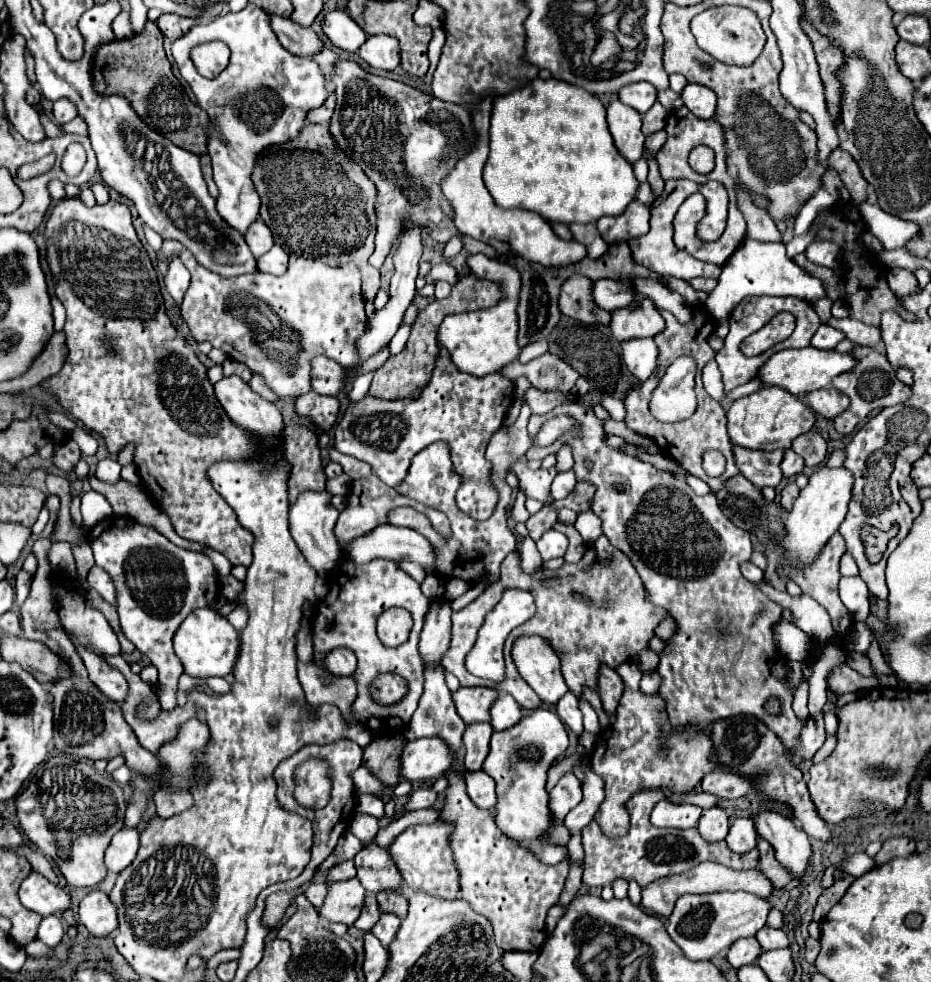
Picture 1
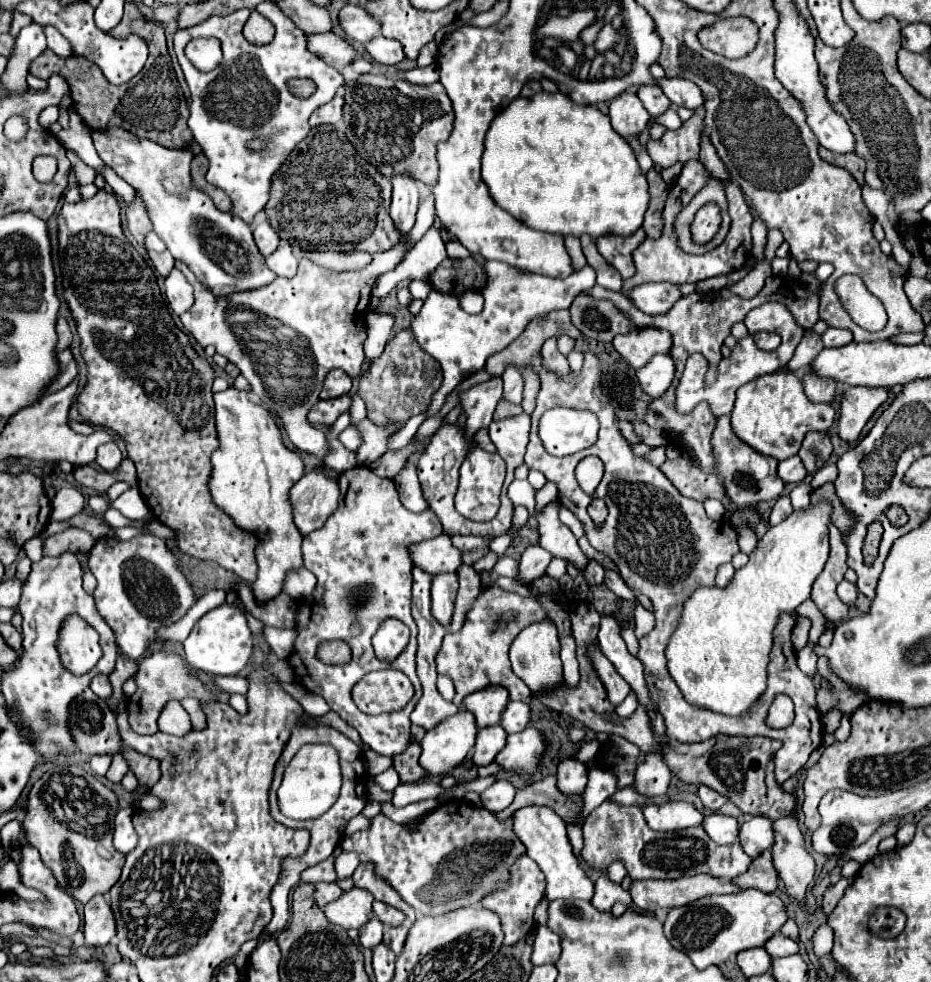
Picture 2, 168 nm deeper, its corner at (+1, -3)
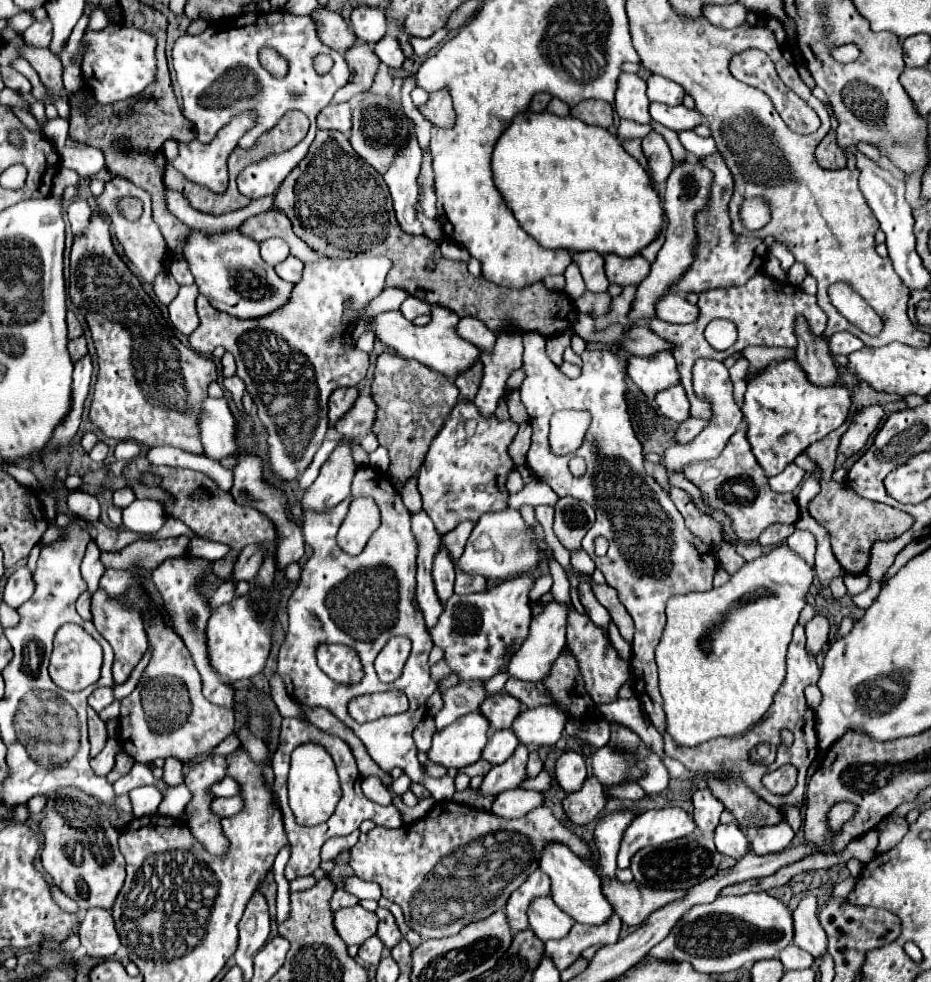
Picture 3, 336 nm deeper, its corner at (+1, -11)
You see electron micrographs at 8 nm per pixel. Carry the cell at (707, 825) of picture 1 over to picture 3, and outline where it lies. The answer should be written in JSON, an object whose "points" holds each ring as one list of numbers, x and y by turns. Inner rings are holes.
{"points":[[737,823,719,825,715,829,715,845,717,845,719,853,729,855,733,859,741,859,743,855,747,855,751,851,749,849,749,839]]}

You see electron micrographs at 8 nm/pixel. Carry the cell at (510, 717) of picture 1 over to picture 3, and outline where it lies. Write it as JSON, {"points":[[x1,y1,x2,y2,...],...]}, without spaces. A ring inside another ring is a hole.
{"points":[[543,705,535,709,525,709,513,721,513,731,523,745,547,745,553,747,567,723,567,715,555,705]]}

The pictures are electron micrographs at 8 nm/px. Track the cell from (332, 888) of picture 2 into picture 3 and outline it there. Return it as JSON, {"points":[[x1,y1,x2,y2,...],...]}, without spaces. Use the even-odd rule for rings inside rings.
{"points":[[337,889,333,899,331,899,331,909,337,911,337,909,343,909,343,907,355,907,357,903,359,903,359,899,355,895,351,895,345,889]]}

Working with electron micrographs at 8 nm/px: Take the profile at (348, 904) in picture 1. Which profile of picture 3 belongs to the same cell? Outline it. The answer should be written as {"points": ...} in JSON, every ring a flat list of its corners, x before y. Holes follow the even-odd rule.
{"points":[[361,905,335,911,335,929,347,945,361,945,377,933,377,915]]}

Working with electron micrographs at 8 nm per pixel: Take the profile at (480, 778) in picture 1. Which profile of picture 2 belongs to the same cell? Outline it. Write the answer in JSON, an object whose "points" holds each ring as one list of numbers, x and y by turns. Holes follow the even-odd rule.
{"points":[[495,781,491,787,487,787,481,793,481,803,491,813,497,813,497,811,503,811,505,807,509,807,513,797,515,797,515,789,509,781]]}

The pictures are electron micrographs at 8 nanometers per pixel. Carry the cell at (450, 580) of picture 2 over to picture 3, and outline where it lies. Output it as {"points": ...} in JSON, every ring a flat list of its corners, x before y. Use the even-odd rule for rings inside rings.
{"points":[[439,541,439,553,433,559,433,581,439,599,445,603,453,595,453,581,455,581,455,571,453,571,453,561,449,557,449,549]]}

